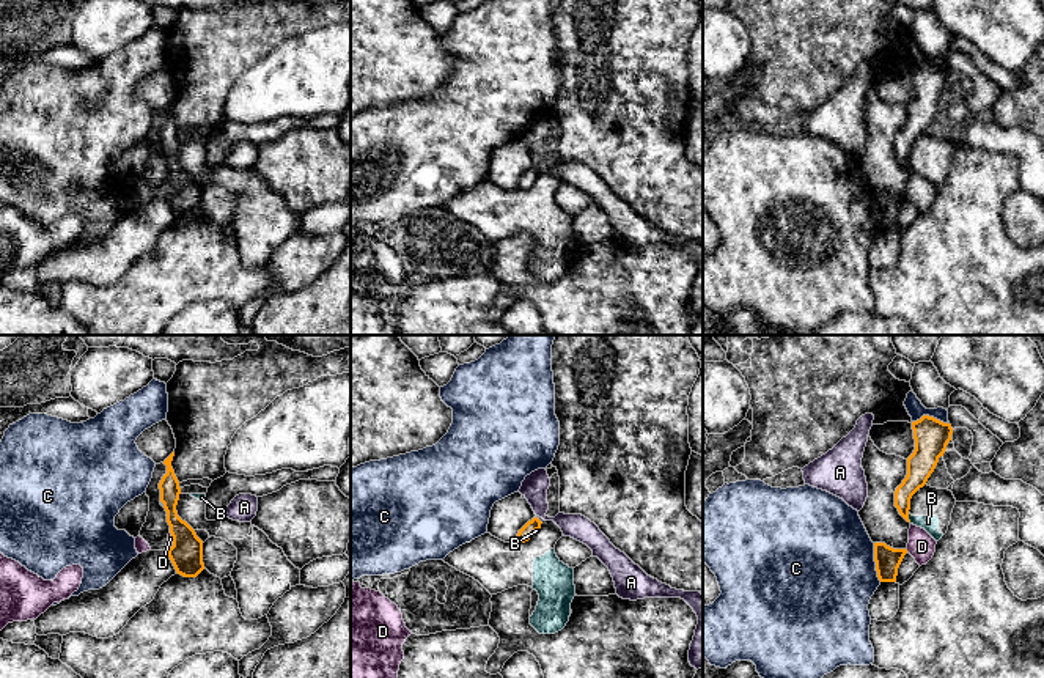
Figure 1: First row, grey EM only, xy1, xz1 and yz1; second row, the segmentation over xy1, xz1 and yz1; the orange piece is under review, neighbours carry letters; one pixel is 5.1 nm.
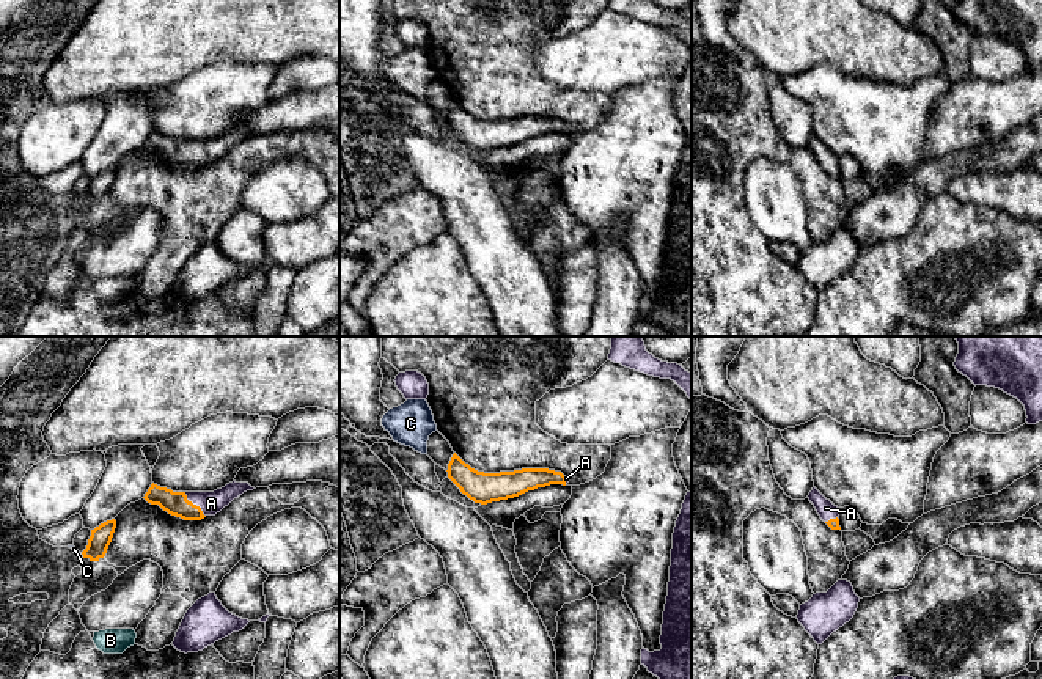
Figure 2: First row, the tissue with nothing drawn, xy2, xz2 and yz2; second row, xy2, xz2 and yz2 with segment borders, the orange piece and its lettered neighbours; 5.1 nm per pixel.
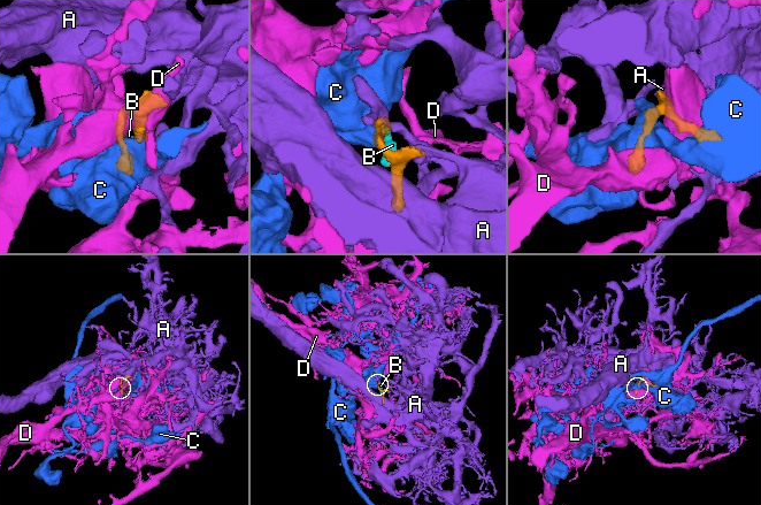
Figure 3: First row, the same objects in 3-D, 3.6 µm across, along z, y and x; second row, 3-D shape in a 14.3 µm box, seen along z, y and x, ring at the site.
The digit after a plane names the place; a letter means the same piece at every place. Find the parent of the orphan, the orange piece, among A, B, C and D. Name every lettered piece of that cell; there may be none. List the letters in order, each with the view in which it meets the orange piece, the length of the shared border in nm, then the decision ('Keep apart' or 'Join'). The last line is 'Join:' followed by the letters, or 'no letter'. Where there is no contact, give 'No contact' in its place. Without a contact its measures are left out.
A: Touches orange in xy2. Shared border 170 nm. Join
B: Touches orange in yz1. Shared border 50 nm. Keep apart
C: Touches orange in yz1. Shared border 200 nm. Keep apart
D: Touches orange in xy1. Shared border 110 nm. Keep apart
Join: A

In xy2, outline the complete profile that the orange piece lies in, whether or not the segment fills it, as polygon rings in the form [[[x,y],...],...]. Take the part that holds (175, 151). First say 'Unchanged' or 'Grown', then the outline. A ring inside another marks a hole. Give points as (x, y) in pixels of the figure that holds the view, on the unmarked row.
Grown. [[[233,129],[214,140],[173,140],[152,130],[143,146],[151,152],[159,152],[171,163],[201,168],[206,163],[215,163],[234,146],[253,137],[248,130]]]

